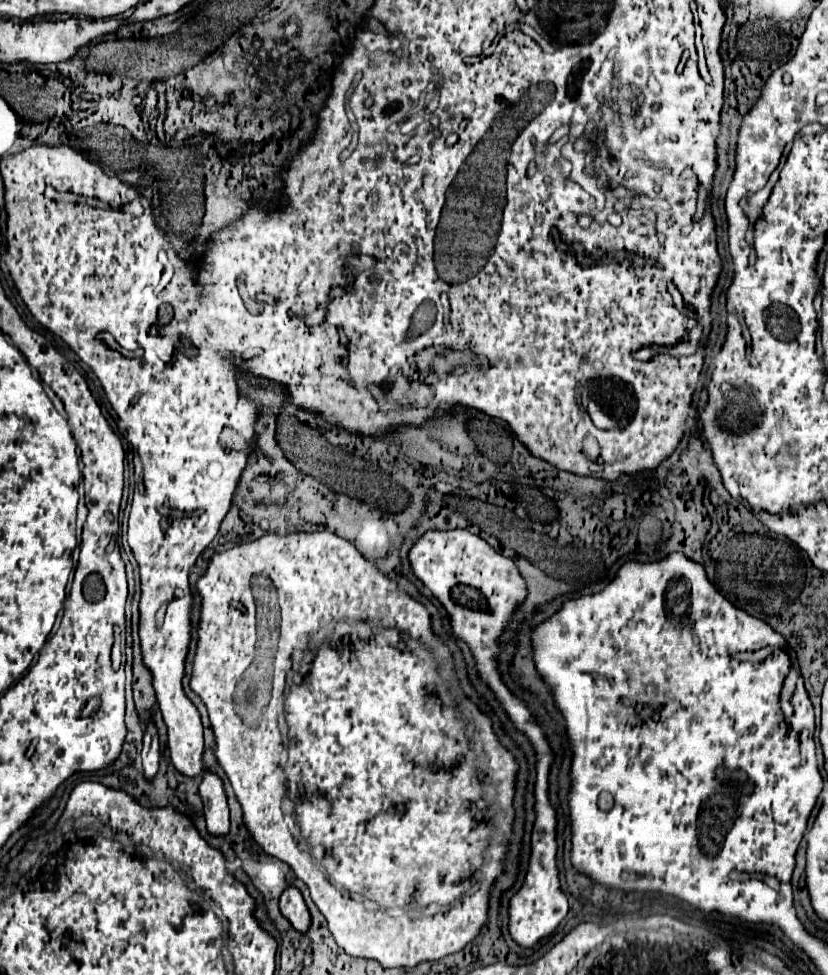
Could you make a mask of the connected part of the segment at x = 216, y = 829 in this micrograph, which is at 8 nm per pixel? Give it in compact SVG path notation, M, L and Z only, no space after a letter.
M206 774L200 784L200 796L204 802L206 830L212 836L228 836L230 820L228 820L228 804L226 804L222 780L216 774Z

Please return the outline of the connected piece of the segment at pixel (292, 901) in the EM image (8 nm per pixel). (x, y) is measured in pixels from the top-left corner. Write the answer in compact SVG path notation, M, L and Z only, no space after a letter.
M294 886L286 888L284 894L280 896L280 912L300 934L304 934L310 928L308 908L302 900L302 894Z

